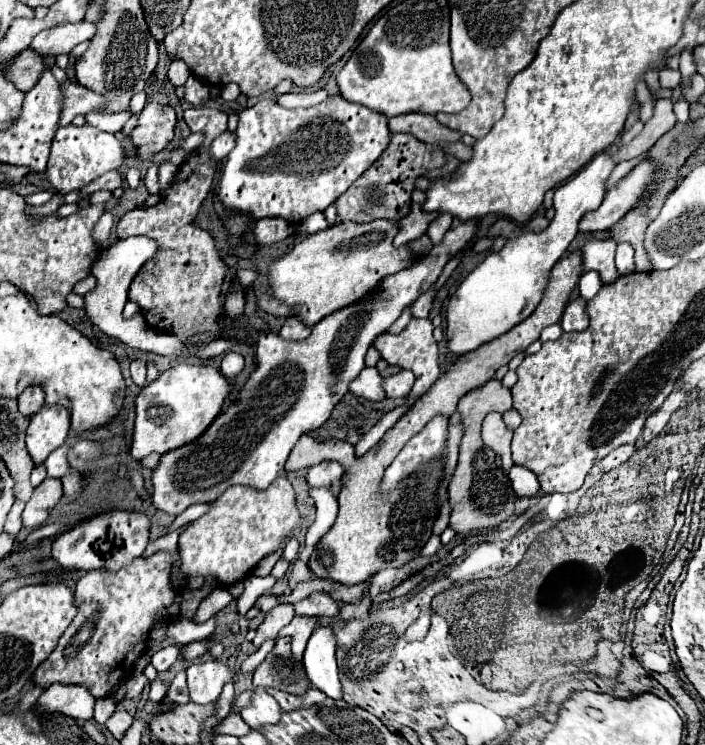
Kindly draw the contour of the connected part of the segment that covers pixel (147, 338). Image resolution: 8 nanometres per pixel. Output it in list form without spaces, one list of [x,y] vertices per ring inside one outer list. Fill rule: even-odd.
[[[130,237],[124,241],[116,241],[110,249],[106,249],[104,253],[100,253],[100,257],[96,257],[96,265],[92,265],[92,275],[96,277],[96,287],[84,295],[84,311],[88,315],[88,321],[92,325],[96,325],[102,333],[106,333],[108,337],[114,337],[122,343],[126,343],[128,347],[136,347],[140,351],[150,351],[150,353],[158,353],[158,355],[198,355],[202,361],[218,357],[218,355],[226,355],[228,351],[232,351],[234,341],[230,339],[214,339],[206,345],[188,345],[182,341],[176,341],[174,335],[164,335],[164,333],[154,333],[154,329],[146,327],[144,317],[142,315],[134,315],[130,319],[126,319],[124,313],[124,305],[128,301],[128,287],[134,279],[134,275],[138,273],[138,269],[154,257],[158,245],[156,241],[148,239],[148,237]]]

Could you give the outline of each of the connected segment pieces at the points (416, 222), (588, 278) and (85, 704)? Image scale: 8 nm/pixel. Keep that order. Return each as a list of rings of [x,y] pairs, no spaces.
[[[416,189],[412,193],[412,211],[410,211],[408,217],[404,217],[400,221],[402,227],[400,227],[400,233],[394,239],[394,245],[396,247],[400,247],[404,243],[410,243],[410,241],[414,241],[418,237],[422,237],[426,233],[428,225],[440,215],[440,213],[424,213],[424,209],[422,209],[424,197],[426,197],[426,193],[420,191],[420,189]]]
[[[588,271],[580,277],[580,297],[582,299],[590,301],[592,297],[596,297],[600,287],[602,287],[602,281],[600,281],[600,275],[596,271]]]
[[[50,685],[36,701],[36,713],[60,713],[78,721],[92,719],[94,697],[80,685]]]

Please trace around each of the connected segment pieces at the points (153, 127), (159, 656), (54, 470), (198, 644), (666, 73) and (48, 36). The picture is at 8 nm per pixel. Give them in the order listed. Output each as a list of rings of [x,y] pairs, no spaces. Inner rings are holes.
[[[156,101],[146,103],[138,117],[136,127],[130,133],[132,145],[138,149],[136,157],[150,159],[160,153],[174,137],[176,113],[170,105],[160,105]]]
[[[168,645],[168,647],[160,647],[154,655],[152,655],[152,665],[154,665],[154,669],[158,671],[158,673],[164,673],[164,671],[168,671],[172,665],[174,665],[174,661],[178,659],[178,653],[180,653],[180,649],[176,647],[176,645]]]
[[[68,439],[60,449],[52,451],[50,457],[46,459],[44,465],[46,465],[46,469],[48,469],[48,477],[62,477],[62,475],[70,469],[70,465],[68,465],[68,461],[66,461],[68,443],[70,443],[70,439]]]
[[[212,637],[202,639],[202,641],[192,641],[192,643],[184,645],[184,649],[182,649],[182,655],[180,655],[180,657],[182,657],[184,661],[194,661],[194,659],[198,659],[198,657],[206,655],[206,653],[208,653],[208,649],[210,649],[210,641],[212,641]]]
[[[662,69],[660,71],[660,87],[674,89],[678,85],[680,85],[680,71],[674,71],[674,69]]]
[[[90,21],[62,23],[52,29],[40,31],[30,47],[42,57],[60,55],[60,53],[70,53],[78,43],[90,41],[94,35],[96,35],[96,25]]]

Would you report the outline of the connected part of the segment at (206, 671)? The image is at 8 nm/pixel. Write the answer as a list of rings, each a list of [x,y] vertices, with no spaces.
[[[204,661],[204,663],[192,663],[188,669],[188,691],[190,691],[190,701],[194,703],[210,703],[220,697],[222,687],[230,681],[236,681],[240,675],[238,671],[232,671],[226,663],[222,661]]]

